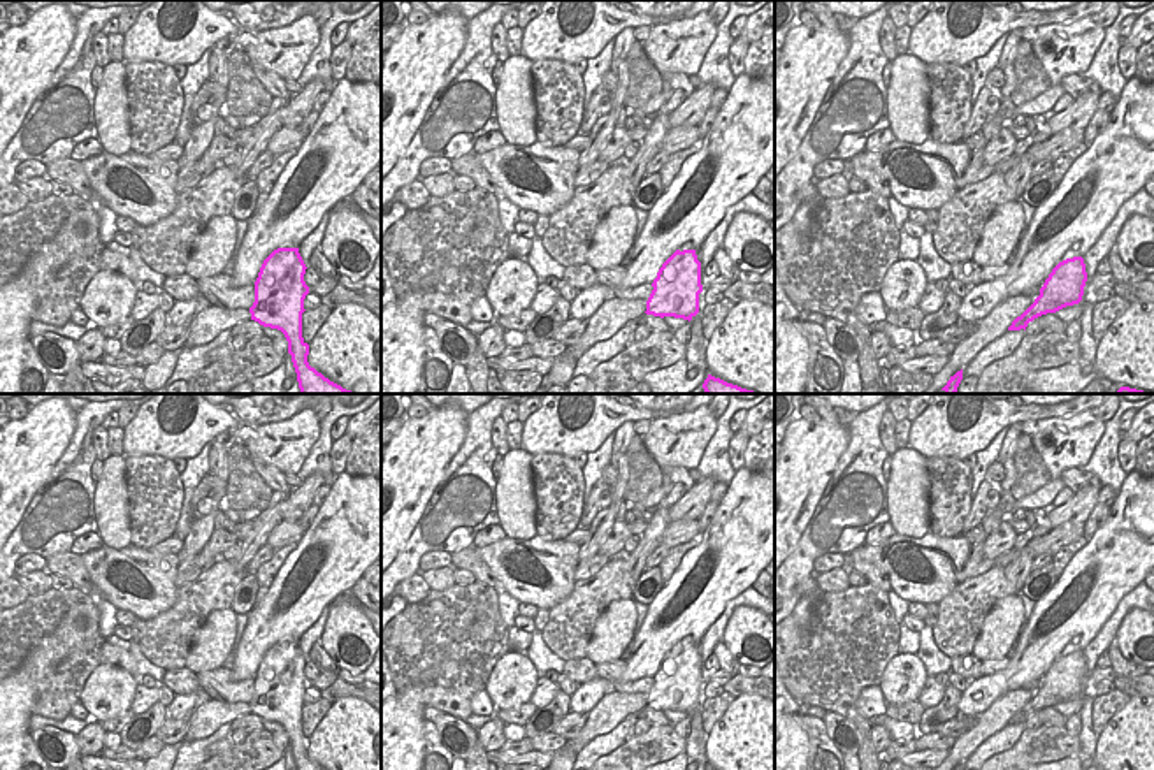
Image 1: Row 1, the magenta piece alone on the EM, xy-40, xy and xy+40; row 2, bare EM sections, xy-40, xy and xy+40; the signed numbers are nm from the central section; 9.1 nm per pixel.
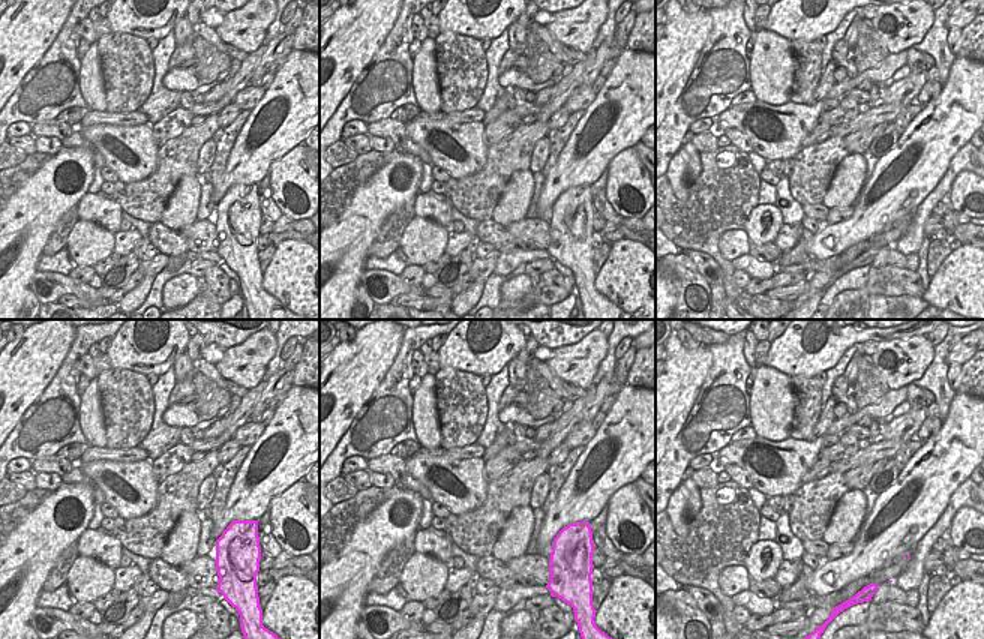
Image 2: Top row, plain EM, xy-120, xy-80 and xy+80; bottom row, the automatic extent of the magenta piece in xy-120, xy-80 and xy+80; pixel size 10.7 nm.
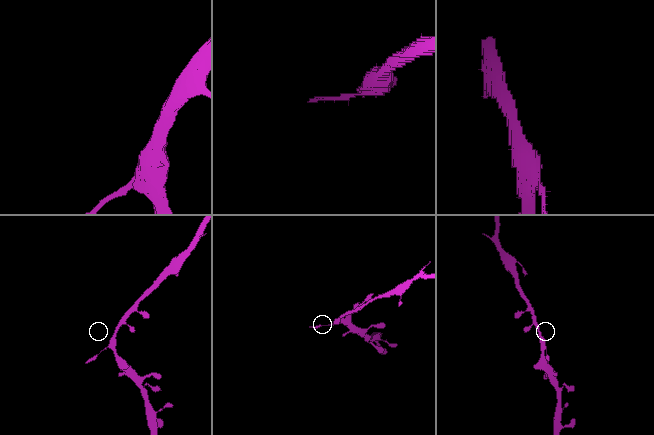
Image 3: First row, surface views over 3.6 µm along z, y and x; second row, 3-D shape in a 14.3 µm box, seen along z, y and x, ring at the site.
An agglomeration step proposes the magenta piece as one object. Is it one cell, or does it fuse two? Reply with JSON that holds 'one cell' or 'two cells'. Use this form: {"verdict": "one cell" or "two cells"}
{"verdict": "one cell"}

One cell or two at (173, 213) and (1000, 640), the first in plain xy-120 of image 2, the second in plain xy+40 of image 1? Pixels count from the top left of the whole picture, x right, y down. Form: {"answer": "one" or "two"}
{"answer": "one"}

